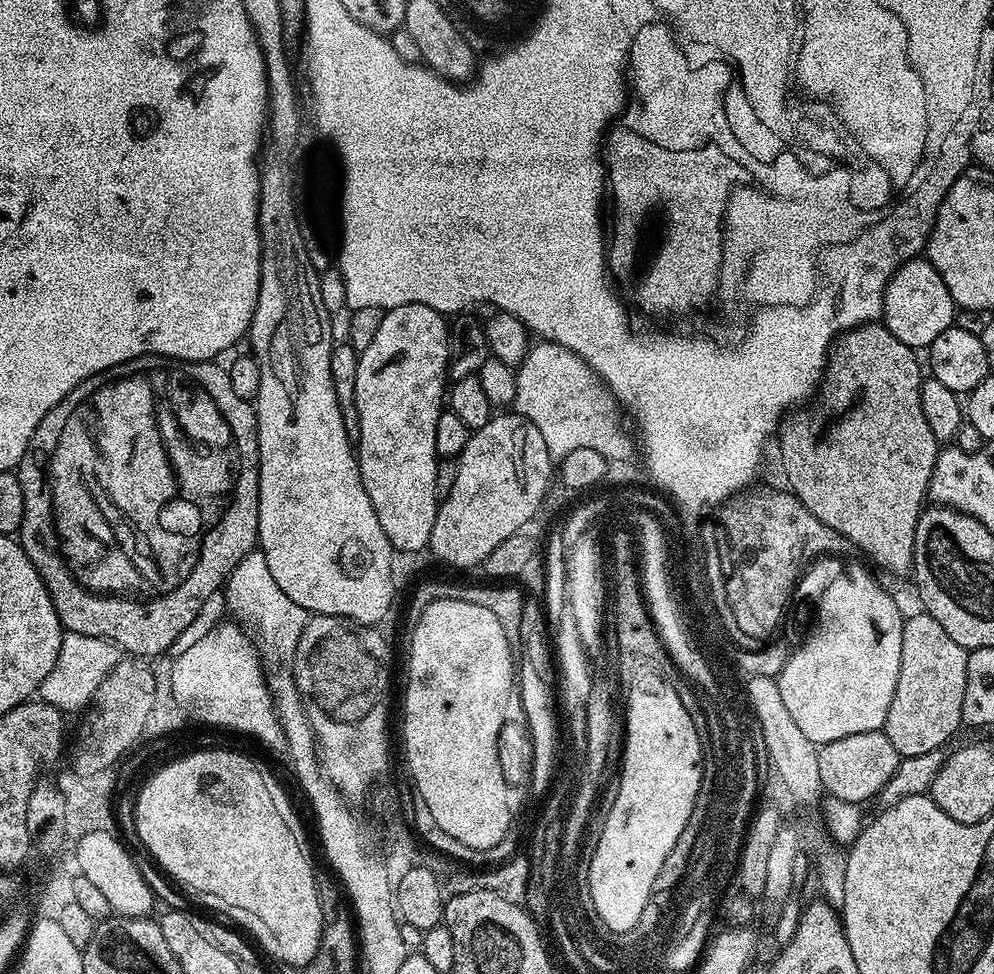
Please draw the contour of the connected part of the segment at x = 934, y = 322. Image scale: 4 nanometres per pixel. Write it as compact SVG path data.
M926 258L908 260L892 275L884 291L882 323L898 342L917 350L927 349L947 328L953 327L958 309L942 282L942 274Z

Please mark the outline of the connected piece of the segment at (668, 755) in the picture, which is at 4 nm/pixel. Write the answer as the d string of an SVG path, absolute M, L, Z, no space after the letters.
M655 670L645 671L638 681L639 685L634 686L633 695L628 700L629 706L632 707L632 745L630 746L630 750L626 752L624 788L619 788L616 808L608 815L608 832L595 837L593 860L589 862L588 872L590 897L593 899L594 908L598 912L598 918L601 919L605 928L618 932L628 931L635 926L642 915L643 907L653 899L654 893L652 887L654 886L654 878L658 878L658 870L662 870L662 862L666 862L666 854L670 854L670 850L674 850L674 842L678 842L678 834L682 834L682 830L690 818L691 811L695 808L696 795L699 794L702 769L701 746L699 742L701 731L697 721L694 719L693 713L683 706L685 700L683 695L677 690L675 692L668 685L669 681Z

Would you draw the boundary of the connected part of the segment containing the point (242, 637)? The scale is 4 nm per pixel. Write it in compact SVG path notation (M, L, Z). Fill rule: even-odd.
M222 622L214 626L210 634L204 635L195 646L190 646L190 650L181 654L182 658L175 669L176 697L179 697L187 709L200 717L201 725L213 724L216 728L229 728L230 731L241 732L244 736L256 736L257 742L265 744L270 751L283 753L284 731L280 719L276 717L276 706L272 693L268 691L266 672L253 637L239 623L228 623Z

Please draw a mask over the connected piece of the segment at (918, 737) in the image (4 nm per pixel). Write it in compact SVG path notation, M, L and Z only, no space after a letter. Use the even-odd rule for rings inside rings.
M923 610L917 612L917 616L909 615L904 621L904 629L902 630L902 666L898 670L898 686L894 686L894 698L890 702L890 710L886 714L886 722L884 723L882 729L886 734L886 738L890 738L890 743L894 746L894 750L898 750L898 754L902 758L914 755L930 754L932 751L938 751L940 749L943 749L946 745L944 743L946 743L947 740L950 739L956 731L961 731L962 725L960 719L962 718L962 697L966 695L966 658L968 657L969 649L958 646L958 642L954 642L954 638L950 638L950 634L946 634L946 630L942 630L942 626L938 626L938 622L934 622L934 618L932 616L929 616L927 612Z

